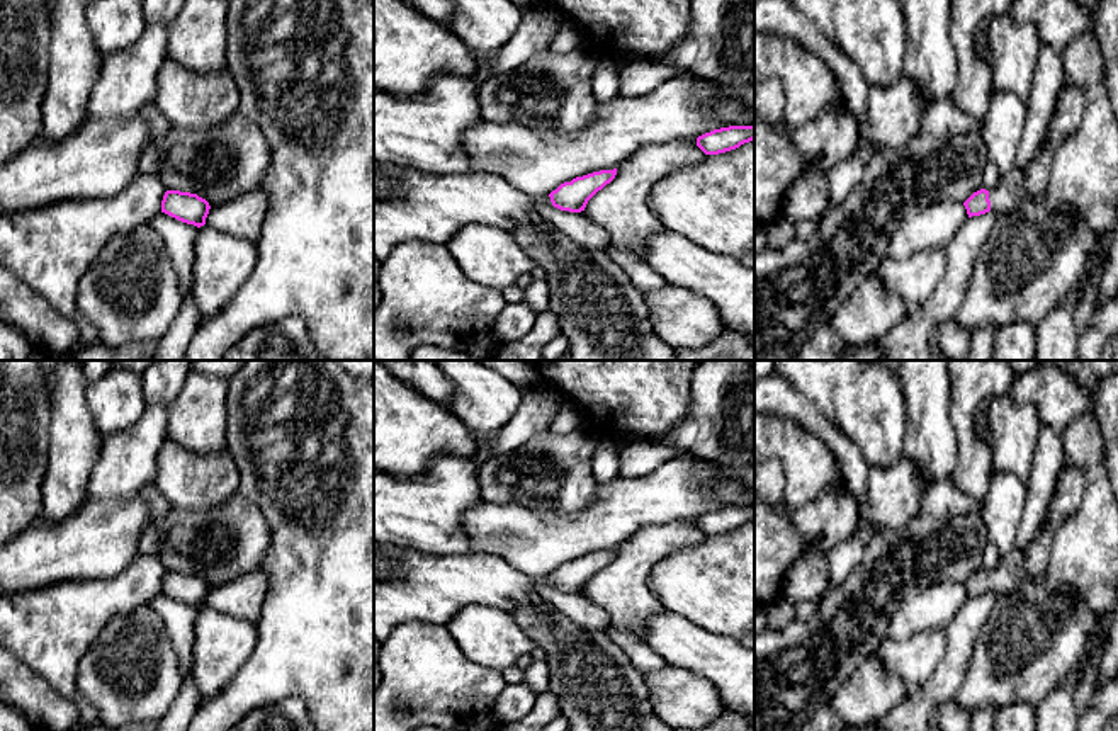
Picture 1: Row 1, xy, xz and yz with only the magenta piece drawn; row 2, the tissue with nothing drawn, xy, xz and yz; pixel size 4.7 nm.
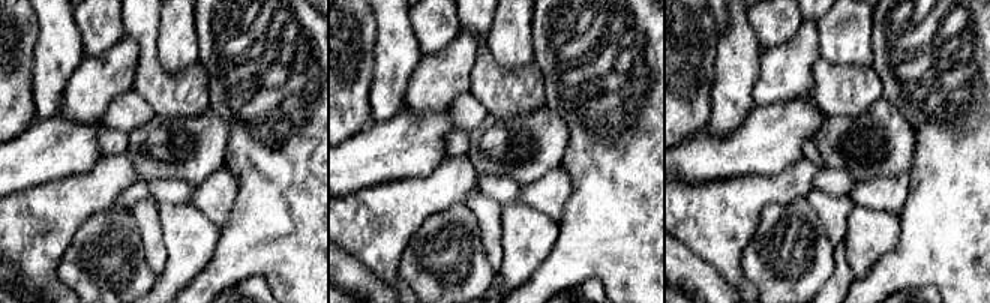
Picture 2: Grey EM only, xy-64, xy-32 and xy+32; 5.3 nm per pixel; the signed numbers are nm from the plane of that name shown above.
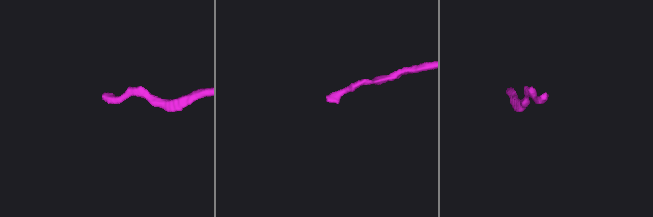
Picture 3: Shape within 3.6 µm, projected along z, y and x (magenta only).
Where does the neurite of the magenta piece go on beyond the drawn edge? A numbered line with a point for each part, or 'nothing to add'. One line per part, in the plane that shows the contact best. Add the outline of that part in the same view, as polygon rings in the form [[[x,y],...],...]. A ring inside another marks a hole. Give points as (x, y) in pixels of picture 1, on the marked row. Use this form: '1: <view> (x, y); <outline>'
1: yz (1011, 191); [[[1016,165],[1001,175],[996,189],[989,190],[991,212],[994,214],[1008,214],[1026,199],[1025,172]]]

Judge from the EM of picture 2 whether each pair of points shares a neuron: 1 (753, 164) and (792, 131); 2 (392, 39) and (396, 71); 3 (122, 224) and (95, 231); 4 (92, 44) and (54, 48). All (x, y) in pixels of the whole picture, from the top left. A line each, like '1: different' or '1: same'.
1: same
2: same
3: same
4: different

